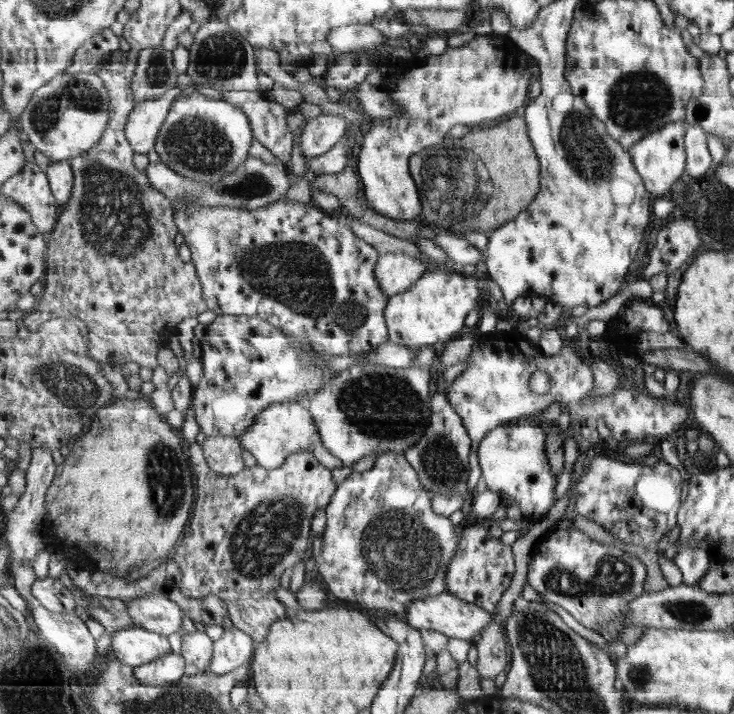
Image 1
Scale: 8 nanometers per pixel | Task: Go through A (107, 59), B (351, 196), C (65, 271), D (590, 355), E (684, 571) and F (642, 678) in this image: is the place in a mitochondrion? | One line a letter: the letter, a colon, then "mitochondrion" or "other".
A: other
B: other
C: mitochondrion
D: other
E: other
F: mitochondrion

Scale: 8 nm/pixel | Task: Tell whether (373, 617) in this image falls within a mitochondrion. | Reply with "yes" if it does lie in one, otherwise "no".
no

